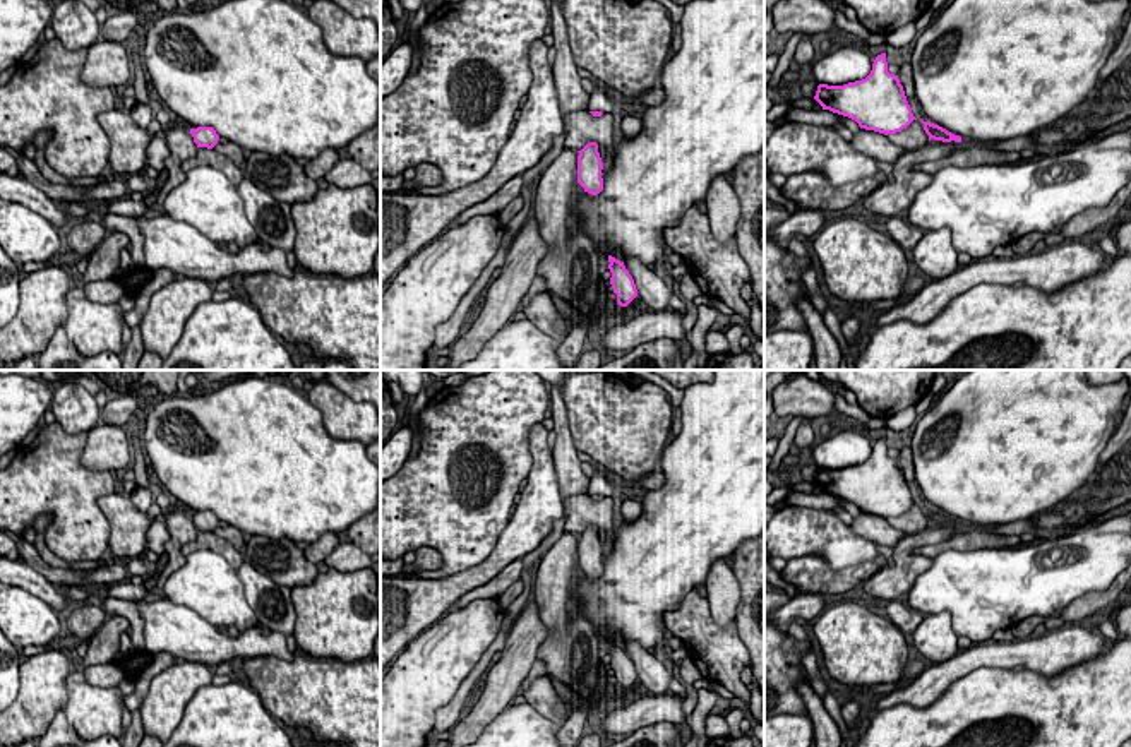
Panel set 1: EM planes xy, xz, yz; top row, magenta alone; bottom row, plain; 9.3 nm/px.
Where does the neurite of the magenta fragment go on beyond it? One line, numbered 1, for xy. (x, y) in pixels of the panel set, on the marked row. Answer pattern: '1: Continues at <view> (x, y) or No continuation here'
1: No continuation here

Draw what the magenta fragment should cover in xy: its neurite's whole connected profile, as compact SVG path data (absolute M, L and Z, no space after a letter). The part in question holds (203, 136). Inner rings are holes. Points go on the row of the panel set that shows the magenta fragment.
M212 127L190 128L190 134L192 134L197 147L212 149L219 140L219 135L216 134L216 130Z

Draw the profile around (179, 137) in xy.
M175 125L165 134L166 144L170 147L170 156L165 159L165 168L168 170L168 180L165 187L161 188L156 204L163 206L166 195L185 182L187 175L182 170L182 163L185 159L197 156L197 144L194 142L194 137L190 130L183 125Z

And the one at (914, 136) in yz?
M917 118L907 128L896 134L888 134L895 146L905 151L922 149L929 144L929 135L924 130L924 123Z

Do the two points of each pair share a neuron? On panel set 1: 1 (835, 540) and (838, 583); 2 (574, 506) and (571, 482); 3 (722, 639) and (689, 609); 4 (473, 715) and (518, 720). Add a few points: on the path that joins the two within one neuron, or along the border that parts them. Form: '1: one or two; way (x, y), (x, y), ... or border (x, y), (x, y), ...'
1: two; border (799, 557), (819, 555), (833, 569), (876, 561)
2: two; border (586, 492), (562, 499)
3: one; way (713, 633), (698, 617)
4: two; border (509, 703), (484, 729)

